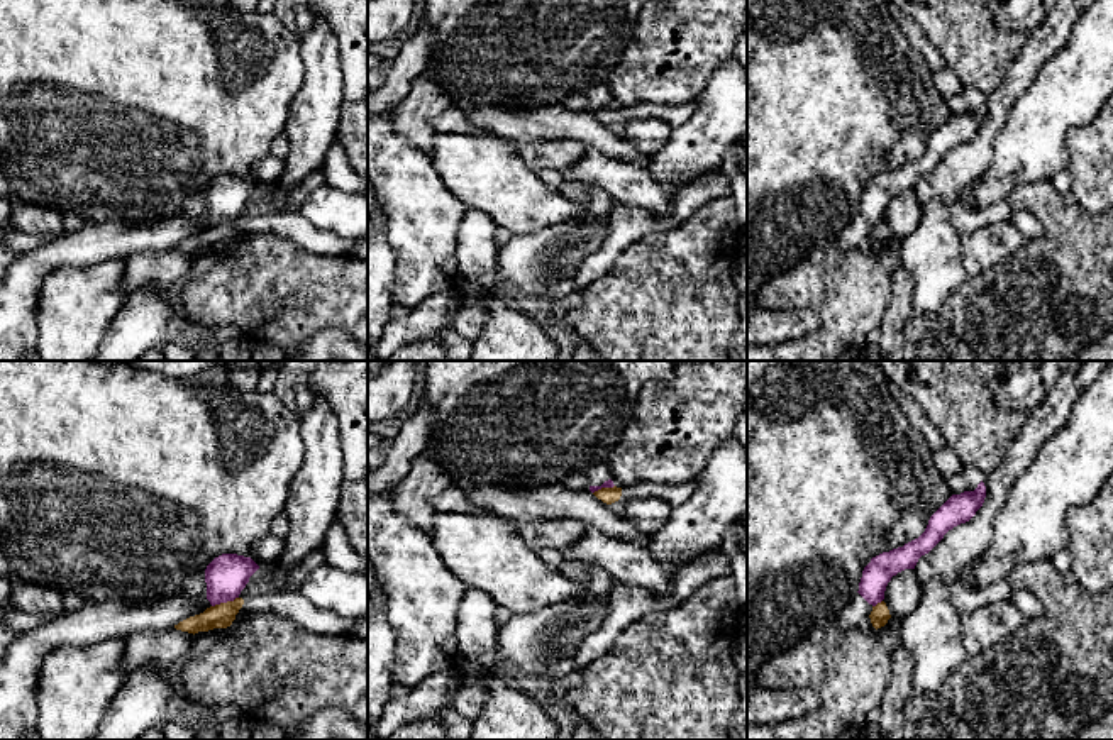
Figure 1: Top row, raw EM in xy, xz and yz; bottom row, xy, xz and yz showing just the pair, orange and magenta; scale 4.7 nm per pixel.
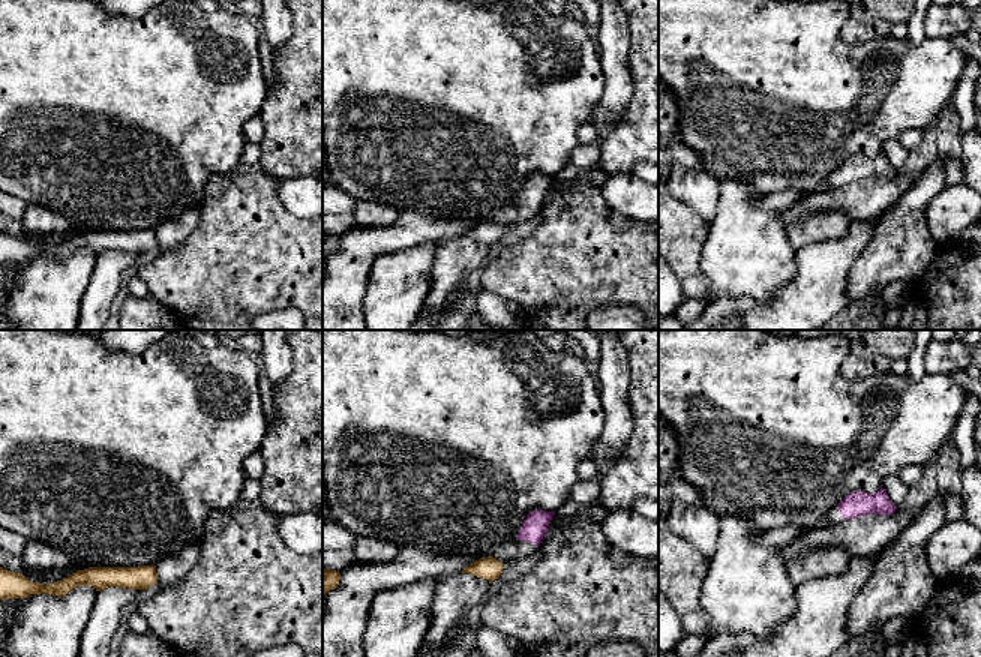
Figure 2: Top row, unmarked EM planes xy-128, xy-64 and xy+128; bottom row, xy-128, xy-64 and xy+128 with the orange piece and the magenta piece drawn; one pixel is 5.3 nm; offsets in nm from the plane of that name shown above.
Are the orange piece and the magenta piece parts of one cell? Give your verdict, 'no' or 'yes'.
no

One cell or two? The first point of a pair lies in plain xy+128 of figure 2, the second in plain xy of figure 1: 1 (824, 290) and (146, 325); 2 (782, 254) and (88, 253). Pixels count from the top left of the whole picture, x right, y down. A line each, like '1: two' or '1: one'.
1: one
2: two

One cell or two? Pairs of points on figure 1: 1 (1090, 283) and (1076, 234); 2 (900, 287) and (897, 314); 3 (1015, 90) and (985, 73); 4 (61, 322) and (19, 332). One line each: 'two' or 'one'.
1: one
2: one
3: two
4: two

